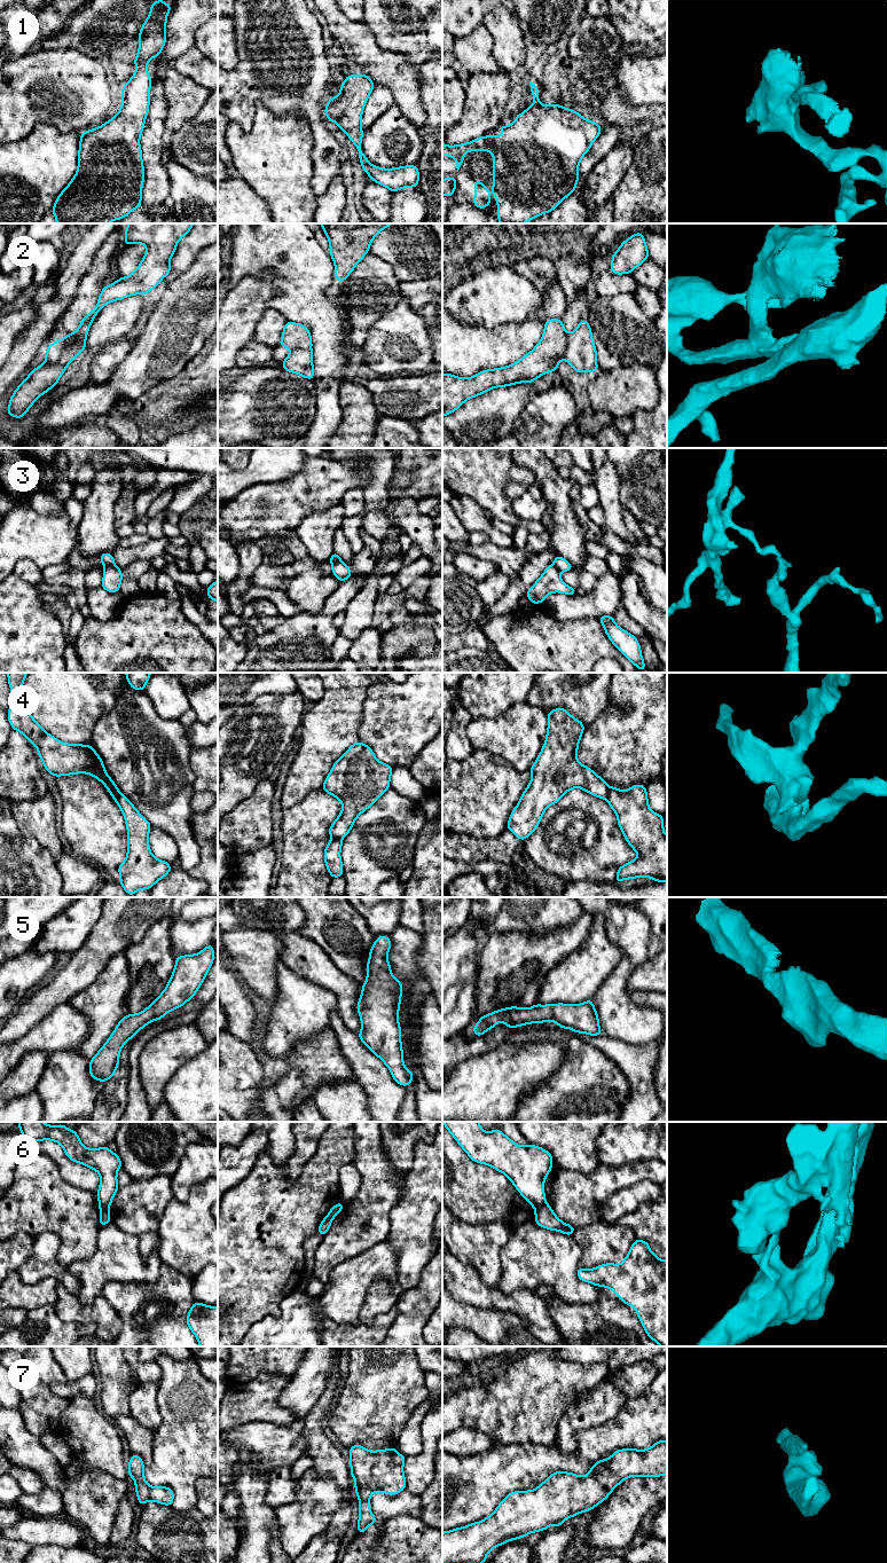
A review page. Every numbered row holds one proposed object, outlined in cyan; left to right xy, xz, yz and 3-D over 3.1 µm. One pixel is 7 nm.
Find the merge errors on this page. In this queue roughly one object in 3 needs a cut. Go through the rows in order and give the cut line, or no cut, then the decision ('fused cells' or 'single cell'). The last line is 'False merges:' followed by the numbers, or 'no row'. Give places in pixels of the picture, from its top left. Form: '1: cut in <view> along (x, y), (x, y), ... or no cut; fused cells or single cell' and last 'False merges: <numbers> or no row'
1: no cut; single cell
2: cut in xy along (85, 338), (72, 335), (62, 356), (55, 362), (46, 362); fused cells
3: cut in xy along (116, 566), (106, 567); fused cells
4: cut in yz along (609, 787), (609, 793), (605, 798); fused cells
5: no cut; single cell
6: cut in yz along (544, 1201), (535, 1210); fused cells
7: no cut; single cell
False merges: 2, 3, 4, 6

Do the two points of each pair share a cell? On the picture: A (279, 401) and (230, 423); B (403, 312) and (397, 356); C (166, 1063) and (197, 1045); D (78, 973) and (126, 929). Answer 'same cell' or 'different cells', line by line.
A: same cell
B: same cell
C: same cell
D: same cell

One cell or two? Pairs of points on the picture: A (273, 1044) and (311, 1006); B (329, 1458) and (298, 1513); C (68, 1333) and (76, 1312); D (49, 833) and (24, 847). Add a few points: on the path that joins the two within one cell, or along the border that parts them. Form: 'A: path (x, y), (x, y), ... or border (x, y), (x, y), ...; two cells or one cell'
A: path (282, 1034), (283, 1028), (300, 1012); one cell
B: border (311, 1468), (320, 1476), (331, 1479), (342, 1491); two cells
C: border (53, 1305), (62, 1320), (91, 1322), (95, 1333); two cells
D: border (21, 834), (34, 838), (54, 859); two cells

